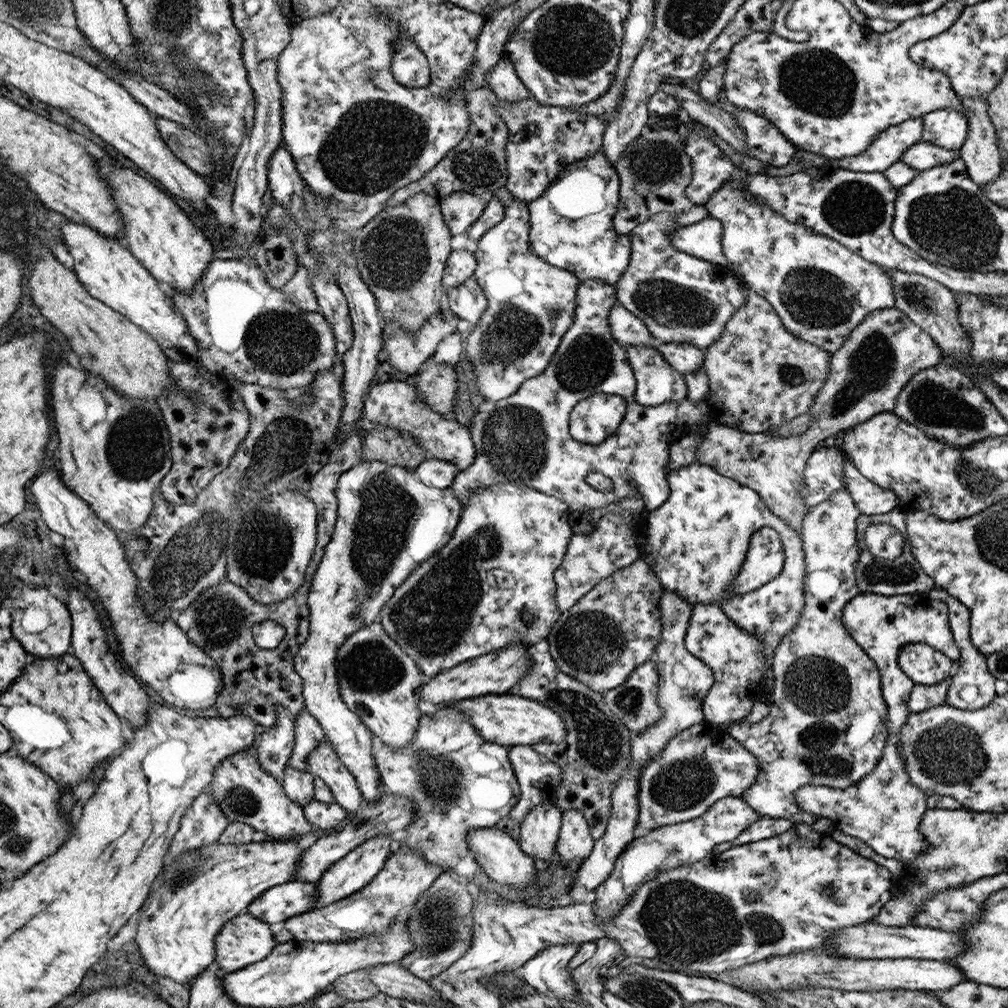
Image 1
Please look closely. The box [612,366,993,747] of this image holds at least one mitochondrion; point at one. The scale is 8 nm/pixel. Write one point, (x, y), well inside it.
(883, 575)

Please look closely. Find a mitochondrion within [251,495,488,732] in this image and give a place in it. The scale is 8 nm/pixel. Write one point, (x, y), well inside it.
(373, 668)

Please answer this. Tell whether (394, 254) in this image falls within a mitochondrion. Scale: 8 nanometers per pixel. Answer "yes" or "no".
yes

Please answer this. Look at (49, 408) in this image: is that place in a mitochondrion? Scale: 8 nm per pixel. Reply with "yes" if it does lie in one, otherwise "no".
no

